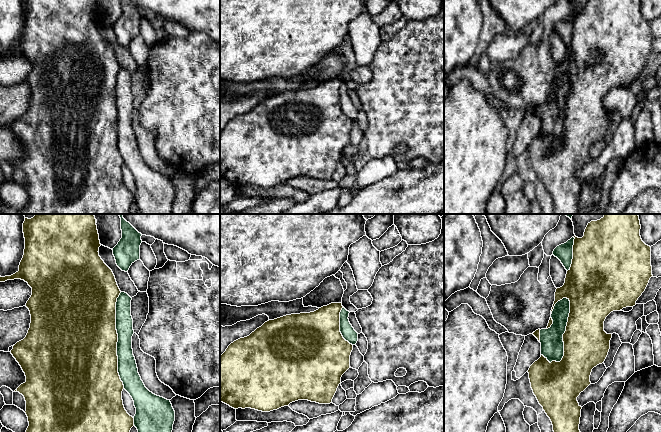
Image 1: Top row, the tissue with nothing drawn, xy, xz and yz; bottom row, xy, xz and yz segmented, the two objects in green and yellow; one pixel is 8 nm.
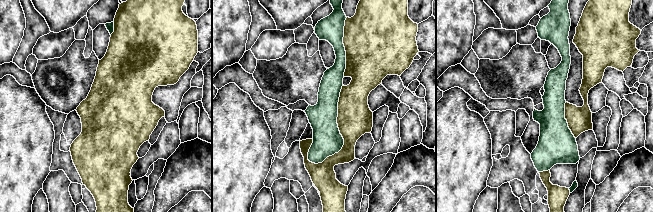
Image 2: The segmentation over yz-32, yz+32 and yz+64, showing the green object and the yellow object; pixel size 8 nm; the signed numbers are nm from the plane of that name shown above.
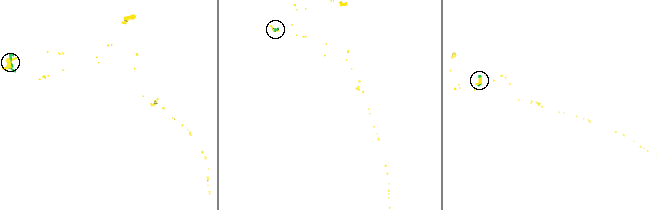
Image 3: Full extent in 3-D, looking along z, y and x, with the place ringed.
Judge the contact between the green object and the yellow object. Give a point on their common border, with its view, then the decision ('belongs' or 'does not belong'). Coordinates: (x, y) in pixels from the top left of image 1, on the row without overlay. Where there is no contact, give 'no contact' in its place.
contact yz (563, 109); does not belong

